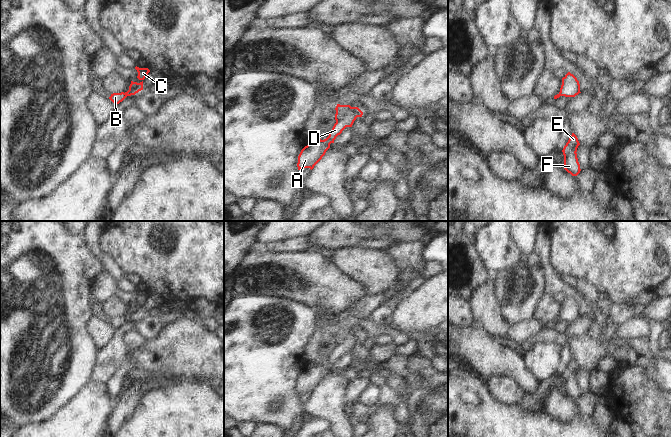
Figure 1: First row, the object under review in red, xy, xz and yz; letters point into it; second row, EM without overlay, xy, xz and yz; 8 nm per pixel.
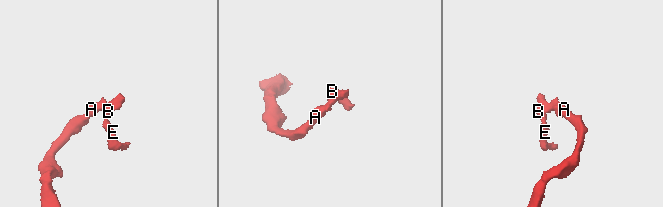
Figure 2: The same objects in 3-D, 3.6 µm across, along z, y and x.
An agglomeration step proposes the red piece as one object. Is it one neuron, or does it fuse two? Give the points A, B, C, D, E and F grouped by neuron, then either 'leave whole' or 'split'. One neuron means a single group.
A C D / B E F; split

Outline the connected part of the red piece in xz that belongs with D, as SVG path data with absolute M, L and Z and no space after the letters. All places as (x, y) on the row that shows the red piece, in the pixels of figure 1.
M351 107L345 113L344 118L334 124L326 139L310 141L298 156L298 170L304 168L310 168L312 170L330 148L330 144L334 143L336 137L340 135L346 127L352 127L356 118L362 117L362 115L363 112L358 107Z

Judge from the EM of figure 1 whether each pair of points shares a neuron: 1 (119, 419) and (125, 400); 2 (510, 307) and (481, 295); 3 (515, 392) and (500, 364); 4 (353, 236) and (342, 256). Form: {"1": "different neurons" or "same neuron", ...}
{"1": "same neuron", "2": "different neurons", "3": "different neurons", "4": "different neurons"}

